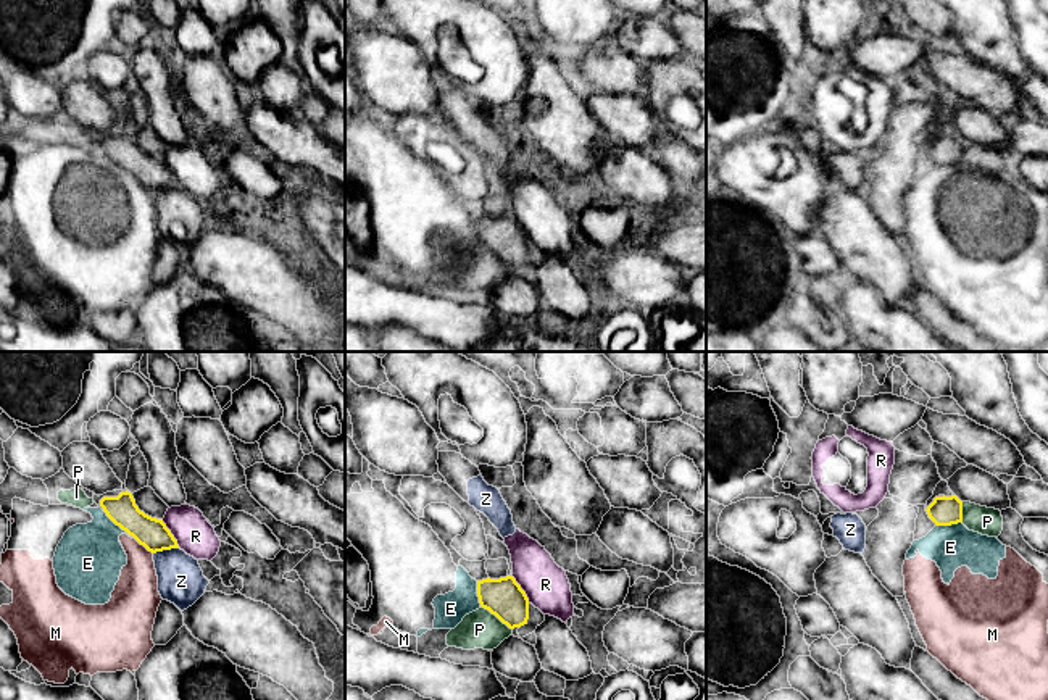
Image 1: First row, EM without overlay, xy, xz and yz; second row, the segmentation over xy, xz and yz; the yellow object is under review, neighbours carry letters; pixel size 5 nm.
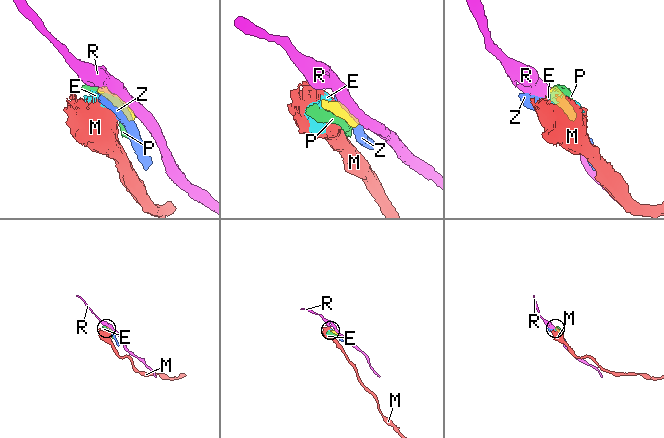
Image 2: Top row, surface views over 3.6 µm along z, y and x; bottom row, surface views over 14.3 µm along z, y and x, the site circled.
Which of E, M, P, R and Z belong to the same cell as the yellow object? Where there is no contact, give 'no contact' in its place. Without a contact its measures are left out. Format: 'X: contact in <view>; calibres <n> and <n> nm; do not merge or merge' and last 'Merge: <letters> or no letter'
E: contact in xy; calibres 150 and 340 nm; do not merge
M: contact in xy; calibres 150 and 220 nm; do not merge
P: contact in xz; calibres 200 and 190 nm; do not merge
R: contact in xy; calibres 150 and 190 nm; do not merge
Z: contact in xy; calibres 150 and 240 nm; do not merge
Merge: no letter

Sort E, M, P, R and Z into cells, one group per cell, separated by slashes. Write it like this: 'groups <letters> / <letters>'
groups E M / P / R / Z

